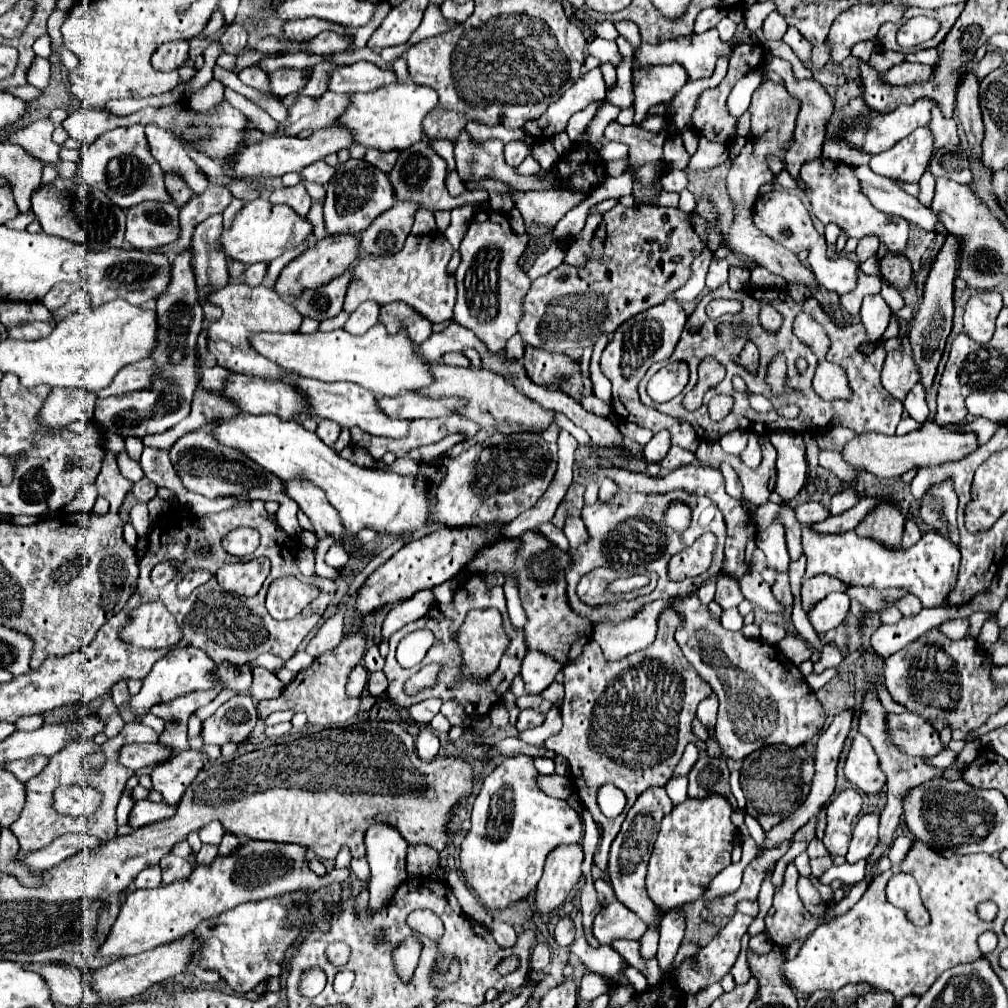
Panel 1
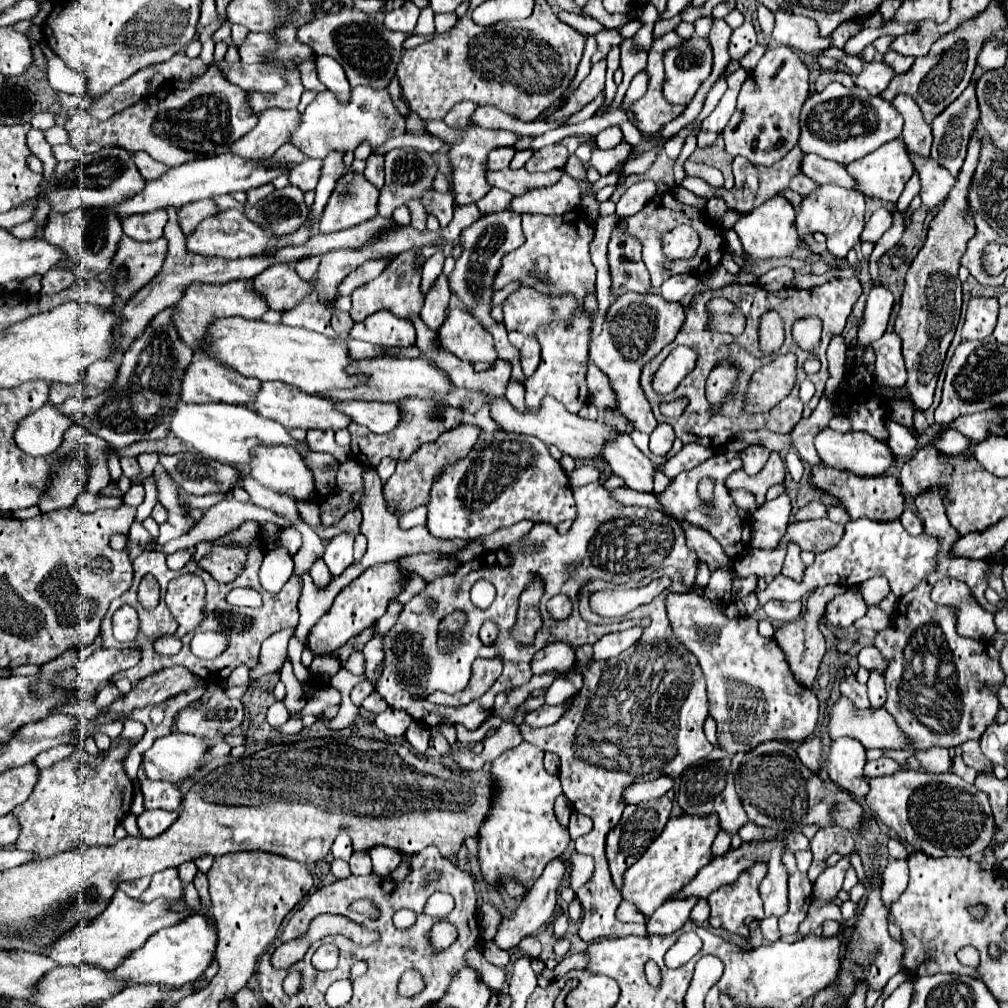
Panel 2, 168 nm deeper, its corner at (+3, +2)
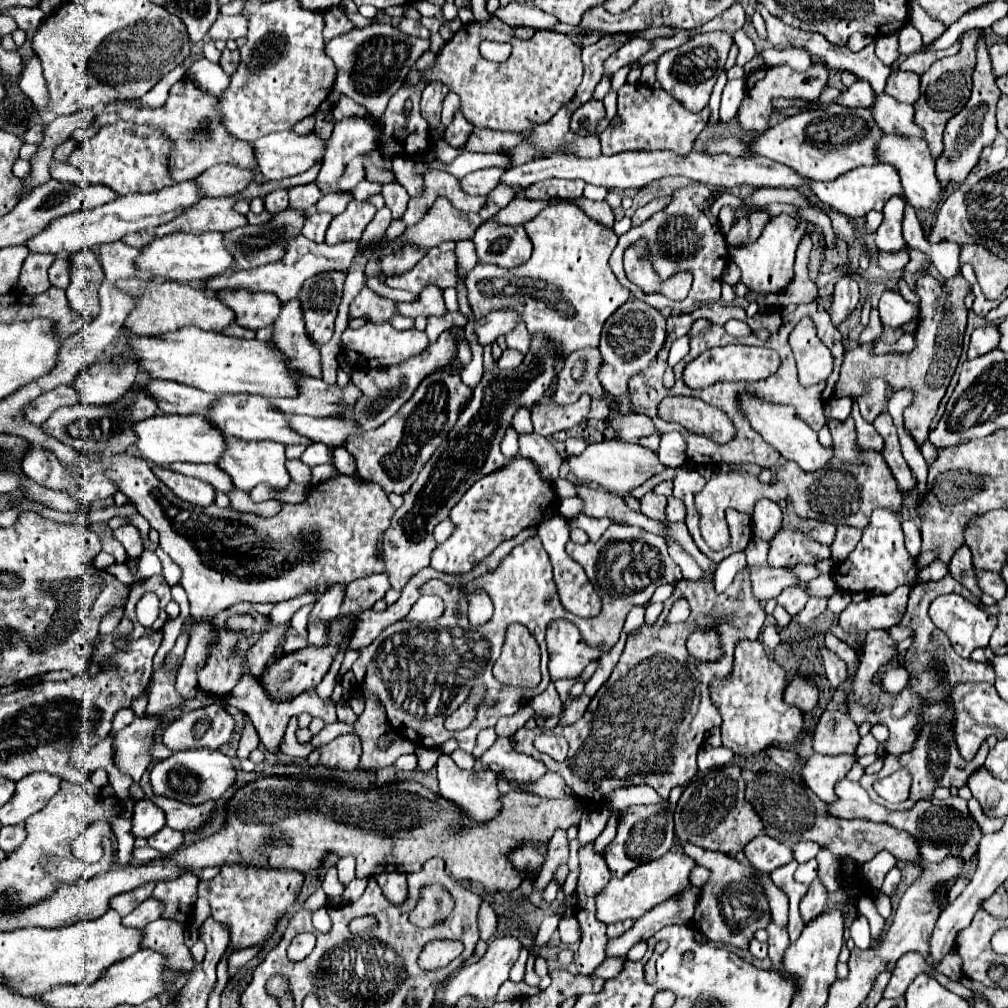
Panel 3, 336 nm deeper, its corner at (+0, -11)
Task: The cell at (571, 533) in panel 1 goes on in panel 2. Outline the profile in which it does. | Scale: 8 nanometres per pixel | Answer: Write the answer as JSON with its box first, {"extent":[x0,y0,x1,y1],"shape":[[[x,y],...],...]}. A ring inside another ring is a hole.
{"extent":[427,431,575,541],"shape":[[[507,431],[481,437],[465,459],[455,467],[447,467],[431,489],[427,509],[427,529],[433,537],[463,541],[491,535],[495,529],[513,525],[521,519],[553,525],[575,519],[569,479],[551,457],[547,445],[537,437]]]}

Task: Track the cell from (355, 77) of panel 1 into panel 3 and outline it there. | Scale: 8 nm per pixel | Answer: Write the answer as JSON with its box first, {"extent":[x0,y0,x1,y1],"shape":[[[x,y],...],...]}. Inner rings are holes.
{"extent":[188,58,230,96],"shape":[[[206,58],[196,60],[190,66],[188,74],[190,74],[190,80],[196,86],[206,90],[206,94],[214,94],[214,96],[220,96],[228,88],[228,84],[230,84],[230,76],[218,64],[212,64]]]}

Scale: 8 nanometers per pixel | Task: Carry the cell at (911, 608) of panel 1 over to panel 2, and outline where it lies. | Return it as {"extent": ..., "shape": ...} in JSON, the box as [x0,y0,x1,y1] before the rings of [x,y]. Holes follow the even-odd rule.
{"extent":[859,577,889,605],"shape":[[[871,577],[863,585],[859,585],[859,589],[861,589],[863,597],[869,601],[869,605],[877,605],[889,593],[889,585],[887,585],[885,577]]]}

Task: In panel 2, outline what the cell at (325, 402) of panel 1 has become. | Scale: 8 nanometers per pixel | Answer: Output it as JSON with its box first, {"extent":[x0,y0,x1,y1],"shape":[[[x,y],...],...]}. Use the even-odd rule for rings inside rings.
{"extent":[247,381,351,431],"shape":[[[267,381],[259,387],[259,393],[255,395],[255,401],[247,403],[249,409],[255,409],[261,417],[267,417],[271,421],[279,421],[285,429],[295,429],[295,427],[301,427],[301,429],[333,429],[333,431],[339,431],[343,427],[347,427],[351,421],[349,417],[345,417],[343,413],[339,413],[335,409],[335,401],[331,399],[325,399],[325,397],[319,397],[319,395],[309,395],[309,393],[303,393],[291,385],[285,385],[285,383],[279,383],[279,381]]]}

